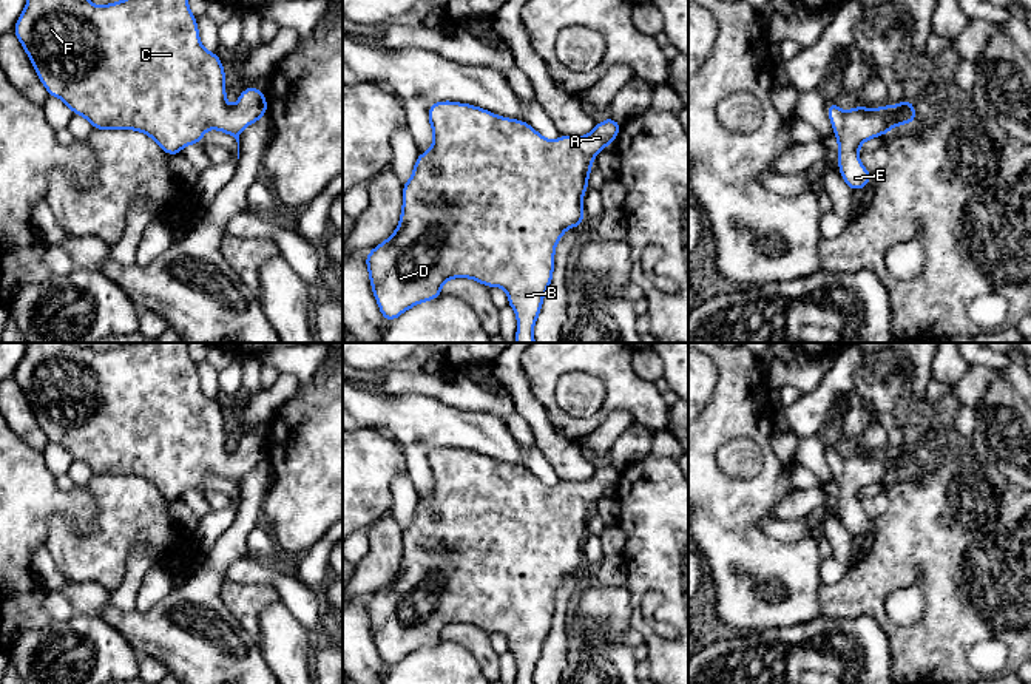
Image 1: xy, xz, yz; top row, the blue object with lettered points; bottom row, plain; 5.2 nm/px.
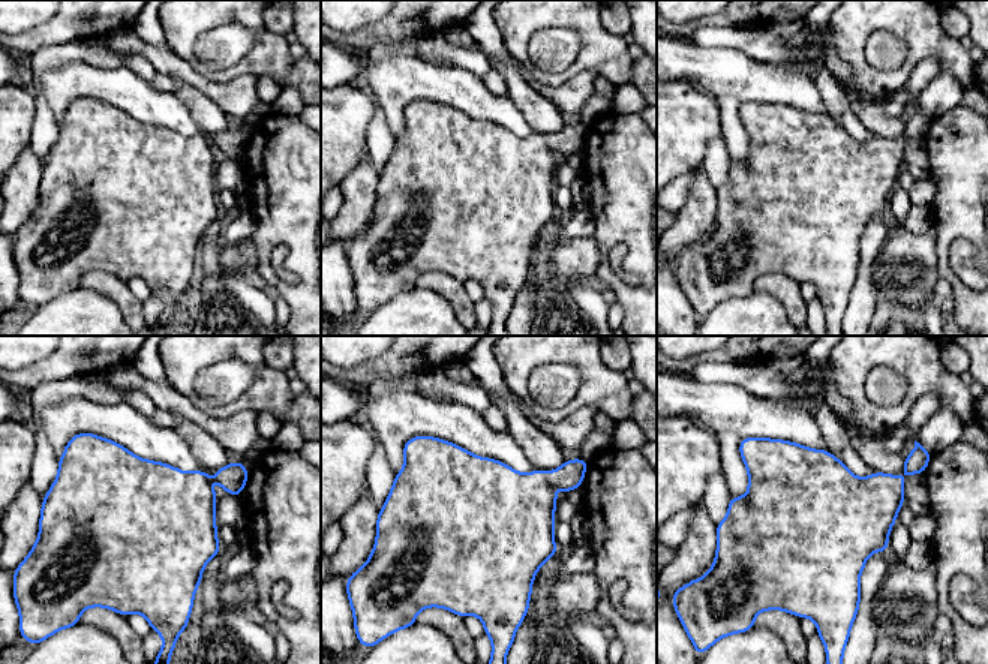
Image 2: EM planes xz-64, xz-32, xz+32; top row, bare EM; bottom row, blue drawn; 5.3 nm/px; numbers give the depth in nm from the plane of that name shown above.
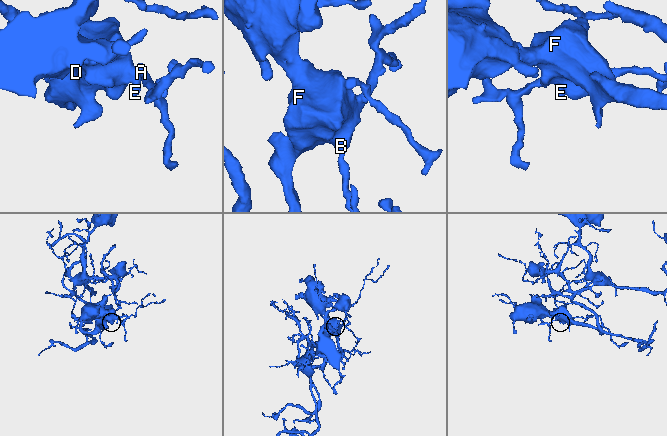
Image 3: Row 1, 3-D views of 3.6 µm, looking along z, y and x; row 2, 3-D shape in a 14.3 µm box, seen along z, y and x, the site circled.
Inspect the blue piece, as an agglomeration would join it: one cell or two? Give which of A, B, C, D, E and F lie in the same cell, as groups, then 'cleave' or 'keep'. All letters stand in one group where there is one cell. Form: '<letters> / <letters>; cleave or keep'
A B C D E F; keep

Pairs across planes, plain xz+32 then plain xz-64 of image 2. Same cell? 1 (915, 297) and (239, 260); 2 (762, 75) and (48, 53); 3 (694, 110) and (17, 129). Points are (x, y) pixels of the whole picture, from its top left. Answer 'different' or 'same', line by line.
1: same
2: different
3: same

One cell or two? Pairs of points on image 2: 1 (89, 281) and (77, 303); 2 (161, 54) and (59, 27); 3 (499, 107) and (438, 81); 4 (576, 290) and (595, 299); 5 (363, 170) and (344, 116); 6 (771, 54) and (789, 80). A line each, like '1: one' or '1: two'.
1: two
2: two
3: one
4: one
5: two
6: two

